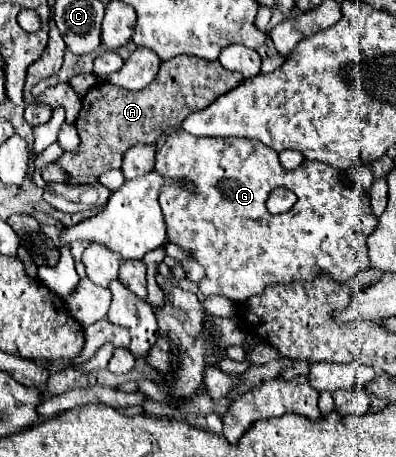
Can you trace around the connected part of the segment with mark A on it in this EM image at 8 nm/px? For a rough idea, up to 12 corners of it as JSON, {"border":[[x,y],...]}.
{"border":[[174,56],[130,92],[96,84],[76,154],[56,164],[94,184],[136,144],[156,144],[236,88],[218,60]]}

